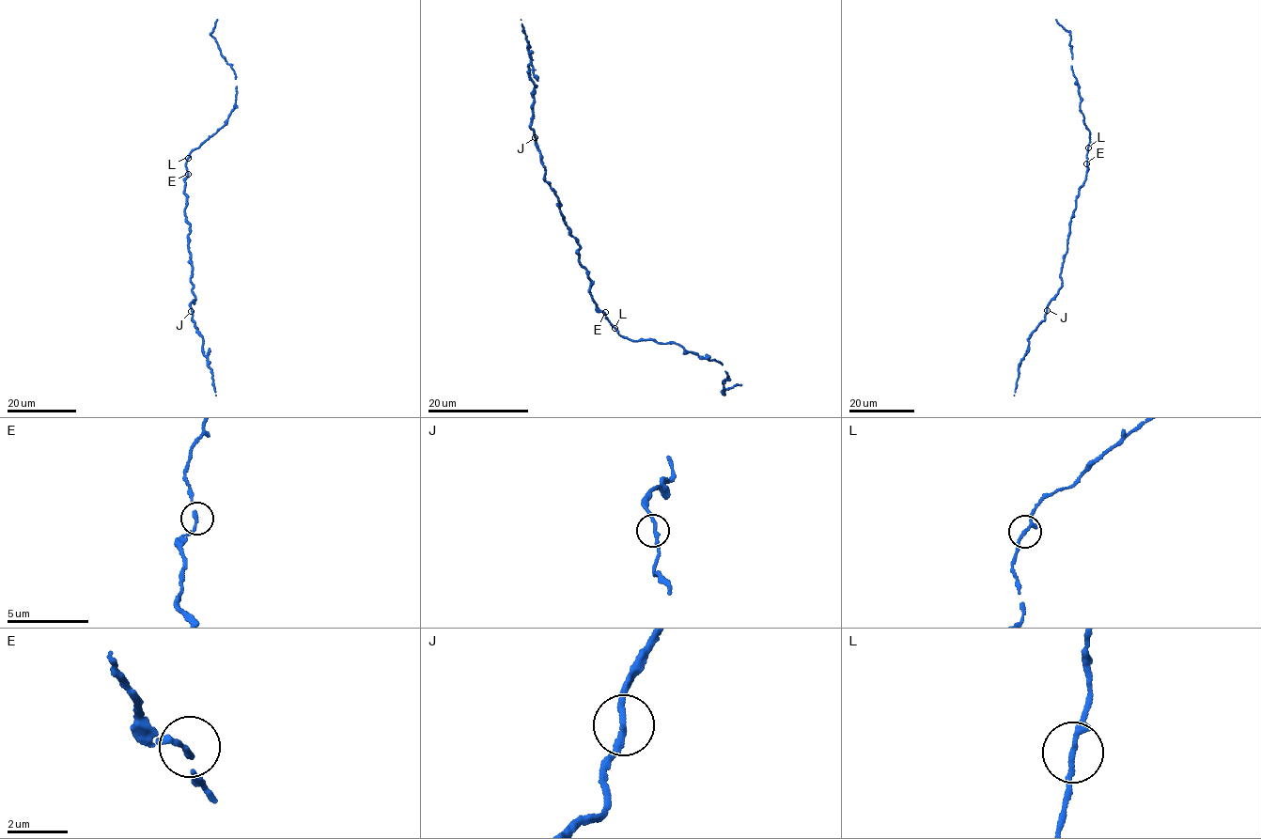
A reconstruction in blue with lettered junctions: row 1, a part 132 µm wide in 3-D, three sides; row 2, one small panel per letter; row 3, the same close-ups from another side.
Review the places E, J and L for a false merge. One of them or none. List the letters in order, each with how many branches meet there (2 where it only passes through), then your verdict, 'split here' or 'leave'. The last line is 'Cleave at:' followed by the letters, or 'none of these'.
E: branches 2; leave
J: branches 2; leave
L: branches 2; leave
Cleave at: none of these

